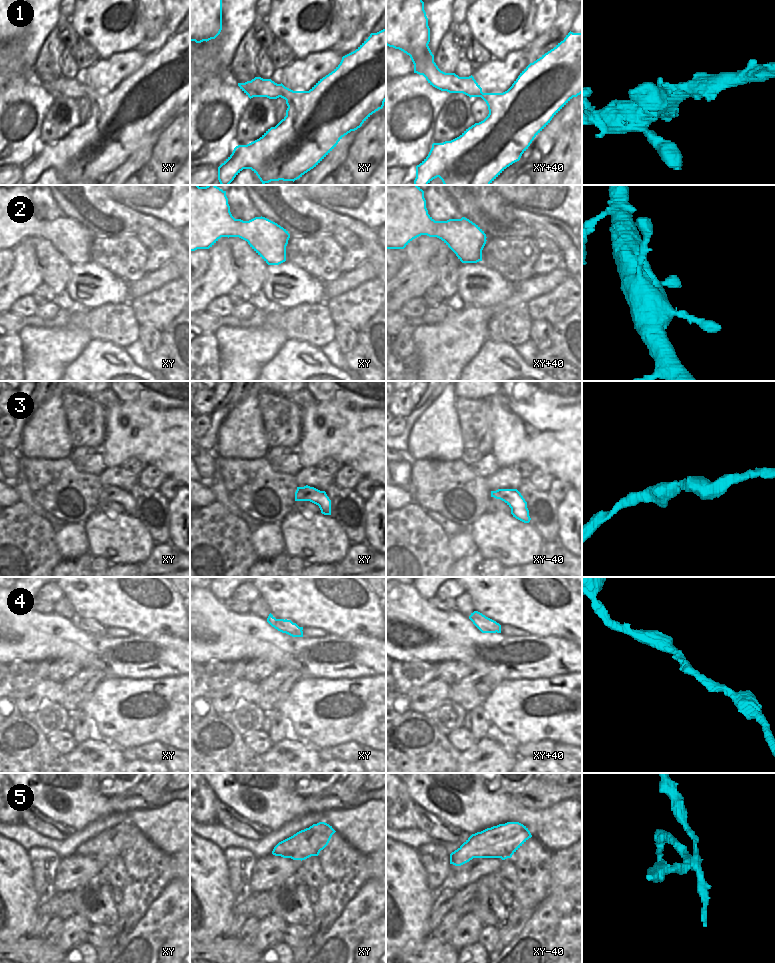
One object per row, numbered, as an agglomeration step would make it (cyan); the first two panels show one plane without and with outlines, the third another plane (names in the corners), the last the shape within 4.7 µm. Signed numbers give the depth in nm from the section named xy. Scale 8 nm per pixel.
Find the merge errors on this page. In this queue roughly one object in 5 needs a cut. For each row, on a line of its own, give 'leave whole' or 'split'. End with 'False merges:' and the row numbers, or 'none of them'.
1: leave whole
2: leave whole
3: leave whole
4: leave whole
5: split
False merges: 5

